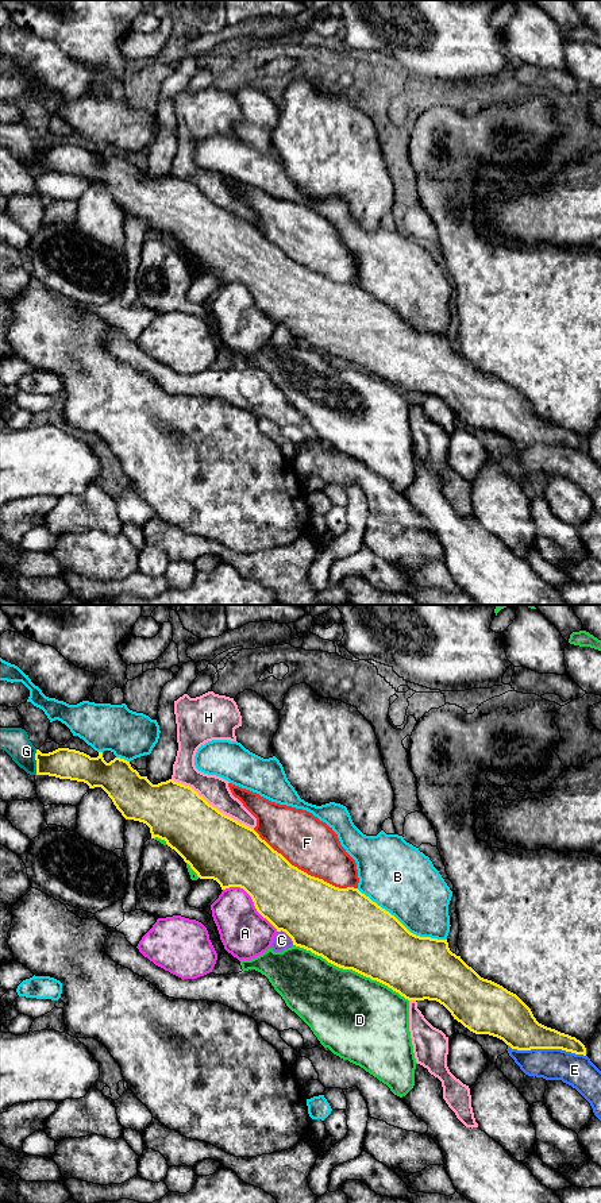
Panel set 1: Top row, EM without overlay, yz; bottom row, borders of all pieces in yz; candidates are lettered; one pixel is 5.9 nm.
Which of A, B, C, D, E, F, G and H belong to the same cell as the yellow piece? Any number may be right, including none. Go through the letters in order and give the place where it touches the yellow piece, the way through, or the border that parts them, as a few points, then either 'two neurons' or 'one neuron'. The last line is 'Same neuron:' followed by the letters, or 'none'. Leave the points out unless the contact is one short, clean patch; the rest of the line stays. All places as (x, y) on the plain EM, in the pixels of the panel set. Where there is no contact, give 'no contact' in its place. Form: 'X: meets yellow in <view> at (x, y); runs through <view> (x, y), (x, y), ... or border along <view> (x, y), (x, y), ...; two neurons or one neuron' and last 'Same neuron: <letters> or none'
A: meets yellow in yz at (253, 296); two neurons
B: meets yellow in yz at (400, 317); two neurons
C: meets yellow in yz at (286, 328); border along yz (277, 326), (282, 326), (293, 339); two neurons
D: meets yellow in yz at (351, 363); two neurons
E: meets yellow in yz at (547, 443); two neurons
F: meets yellow in yz at (305, 268); two neurons
G: meets yellow in yz at (37, 157); two neurons
H: meets yellow in yz at (211, 200); two neurons
Same neuron: none

